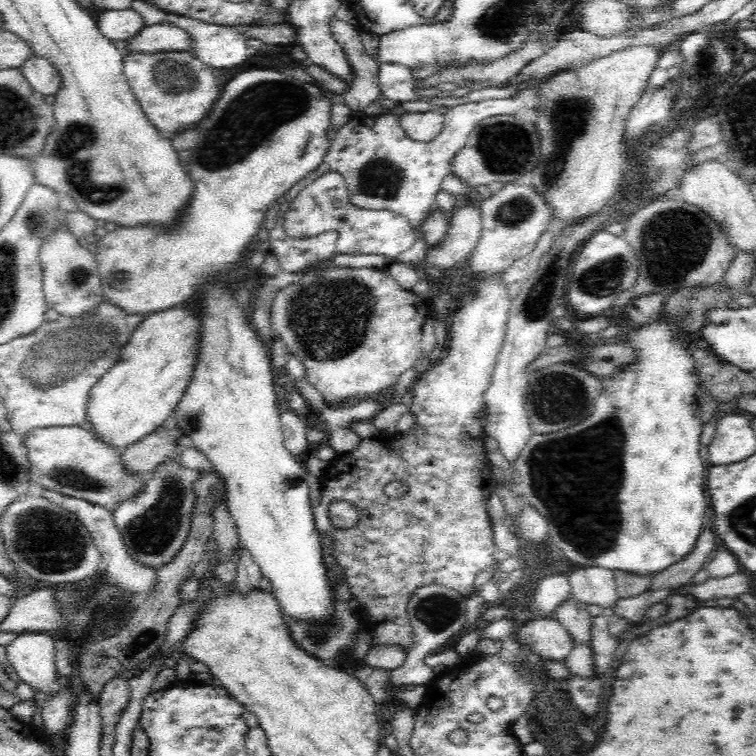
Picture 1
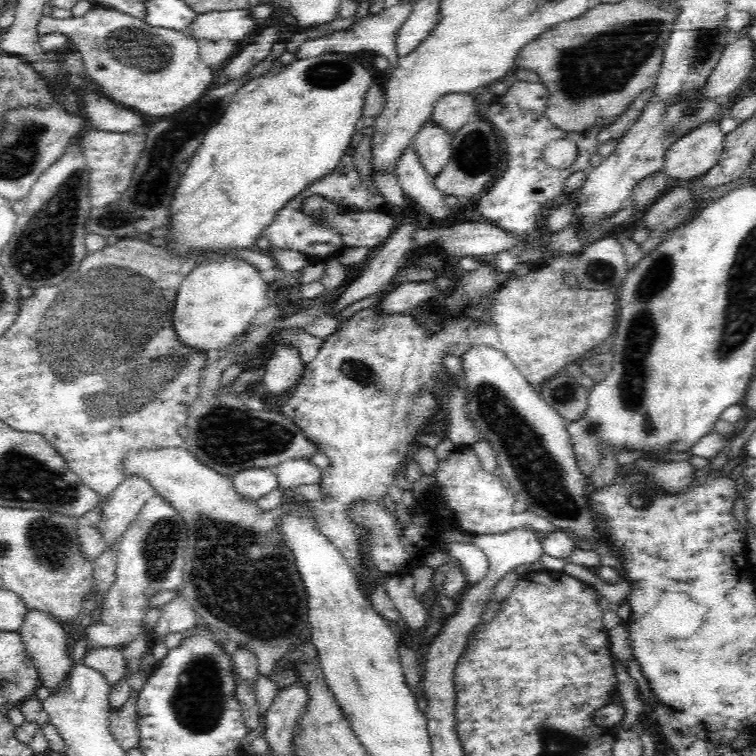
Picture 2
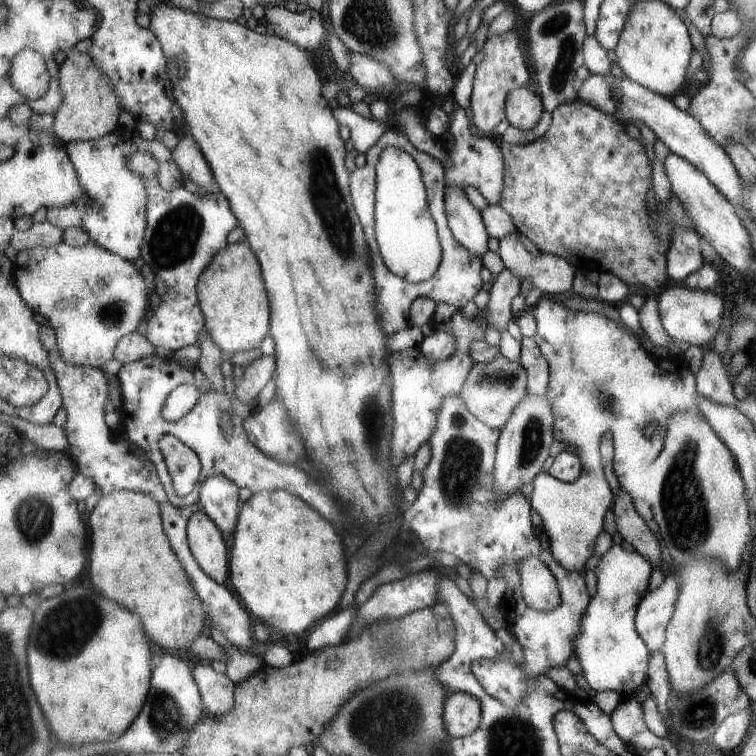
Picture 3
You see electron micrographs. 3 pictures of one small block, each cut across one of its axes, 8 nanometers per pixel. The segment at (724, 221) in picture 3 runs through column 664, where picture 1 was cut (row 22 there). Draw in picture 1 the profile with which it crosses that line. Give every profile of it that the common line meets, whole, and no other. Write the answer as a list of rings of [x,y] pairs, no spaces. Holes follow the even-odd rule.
[[[169,22],[153,23],[142,27],[140,32],[127,42],[125,54],[158,54],[158,52],[182,52],[188,51],[190,35],[186,30],[174,26]]]

